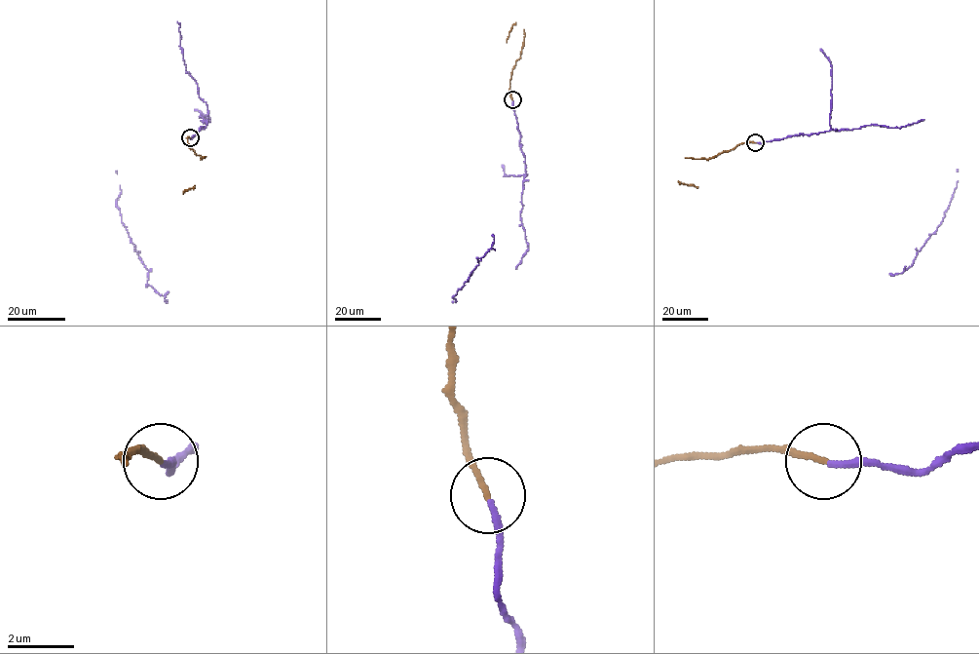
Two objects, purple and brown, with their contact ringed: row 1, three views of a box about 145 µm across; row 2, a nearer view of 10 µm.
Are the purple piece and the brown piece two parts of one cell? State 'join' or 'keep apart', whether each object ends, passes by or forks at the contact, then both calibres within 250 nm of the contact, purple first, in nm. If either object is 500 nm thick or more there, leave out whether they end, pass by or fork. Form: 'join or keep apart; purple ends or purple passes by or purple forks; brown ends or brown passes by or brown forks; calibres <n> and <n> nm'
keep apart; purple ends; brown ends; calibres 190 and 180 nm

